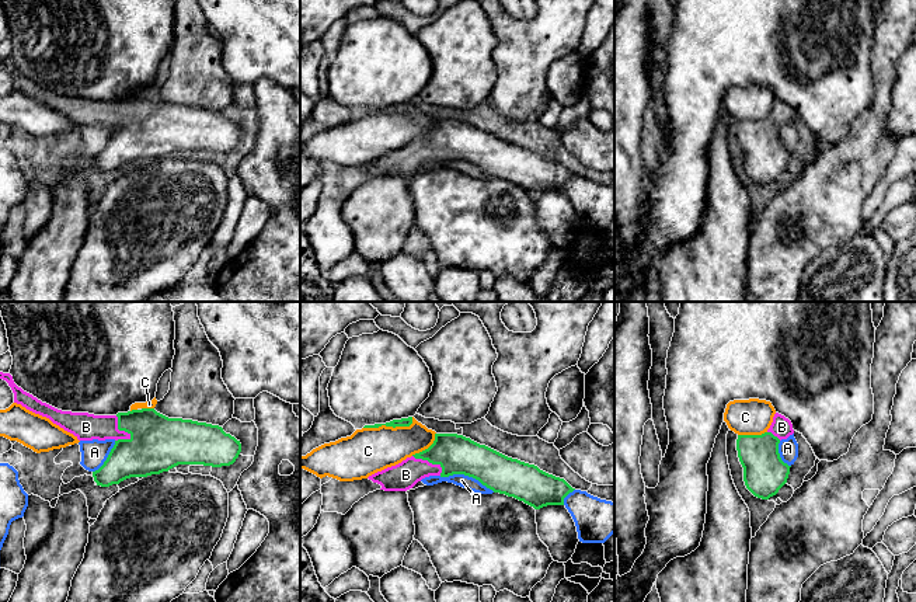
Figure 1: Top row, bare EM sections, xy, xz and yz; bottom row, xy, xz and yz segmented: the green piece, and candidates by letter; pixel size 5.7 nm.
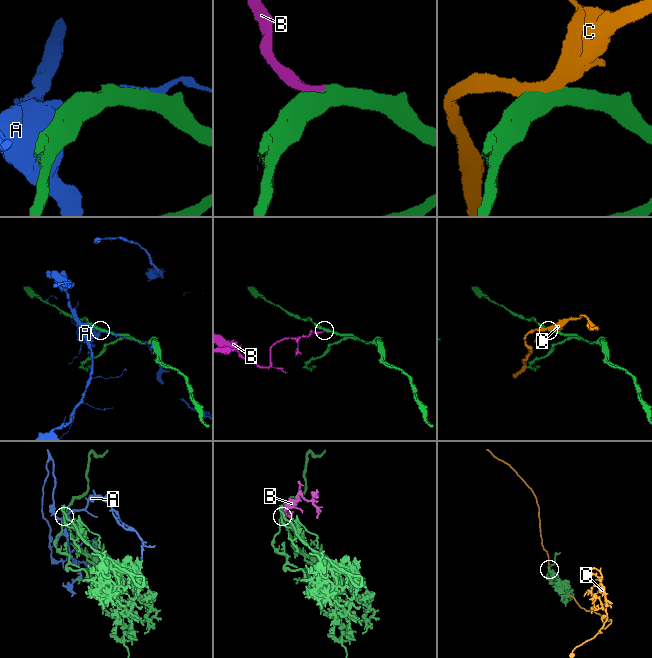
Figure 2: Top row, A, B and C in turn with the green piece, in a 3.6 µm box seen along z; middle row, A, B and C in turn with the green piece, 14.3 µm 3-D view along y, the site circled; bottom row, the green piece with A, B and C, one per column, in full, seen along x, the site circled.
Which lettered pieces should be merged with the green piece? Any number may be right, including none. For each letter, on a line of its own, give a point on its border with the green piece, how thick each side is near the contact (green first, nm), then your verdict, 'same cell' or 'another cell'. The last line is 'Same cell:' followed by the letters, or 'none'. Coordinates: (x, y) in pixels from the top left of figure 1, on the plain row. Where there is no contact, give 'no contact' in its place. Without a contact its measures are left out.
A: meets green in xz at (467, 160); 220 nm thick on the green side, 70 nm on the other; another cell
B: meets green in xy at (119, 115); 320 nm thick on the green side, 160 nm on the other; same cell
C: meets green in xz at (390, 111); 50 nm thick on the green side, 260 nm on the other; another cell
Same cell: B

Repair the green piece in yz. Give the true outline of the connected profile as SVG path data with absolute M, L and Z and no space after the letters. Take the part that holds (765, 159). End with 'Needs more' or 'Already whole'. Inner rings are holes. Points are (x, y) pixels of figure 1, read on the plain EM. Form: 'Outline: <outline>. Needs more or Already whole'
Outline: M776 98L765 119L738 121L736 136L743 167L755 182L769 185L787 168L791 152L781 146L779 129L793 119L791 107Z. Needs more

